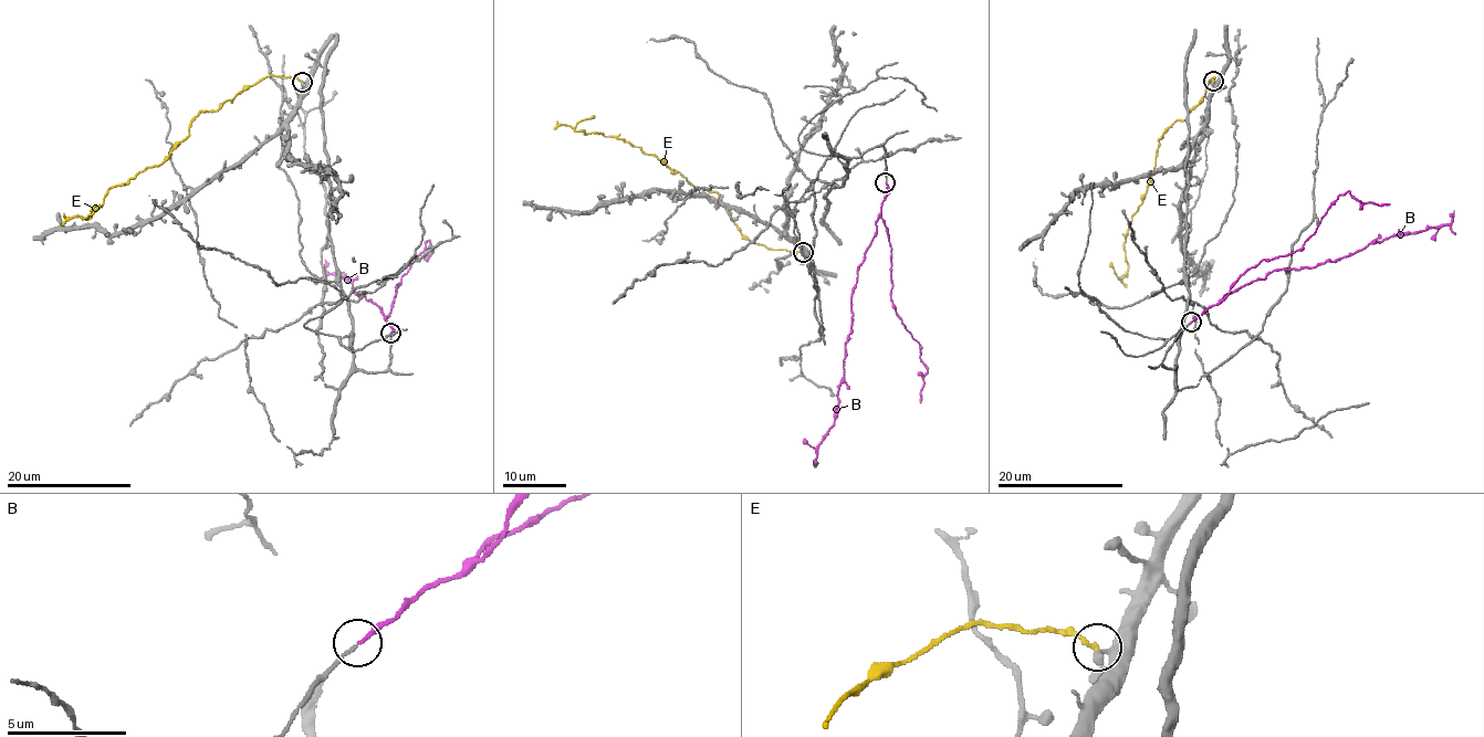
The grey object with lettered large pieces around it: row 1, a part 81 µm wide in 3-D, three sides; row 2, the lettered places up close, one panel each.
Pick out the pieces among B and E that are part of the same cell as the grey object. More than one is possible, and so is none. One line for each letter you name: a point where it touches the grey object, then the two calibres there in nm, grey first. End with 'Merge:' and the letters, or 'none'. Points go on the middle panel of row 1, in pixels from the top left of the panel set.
B: Touches grey at (885, 182). Thickness 120 nm (grey) against 170 nm
Merge: B

